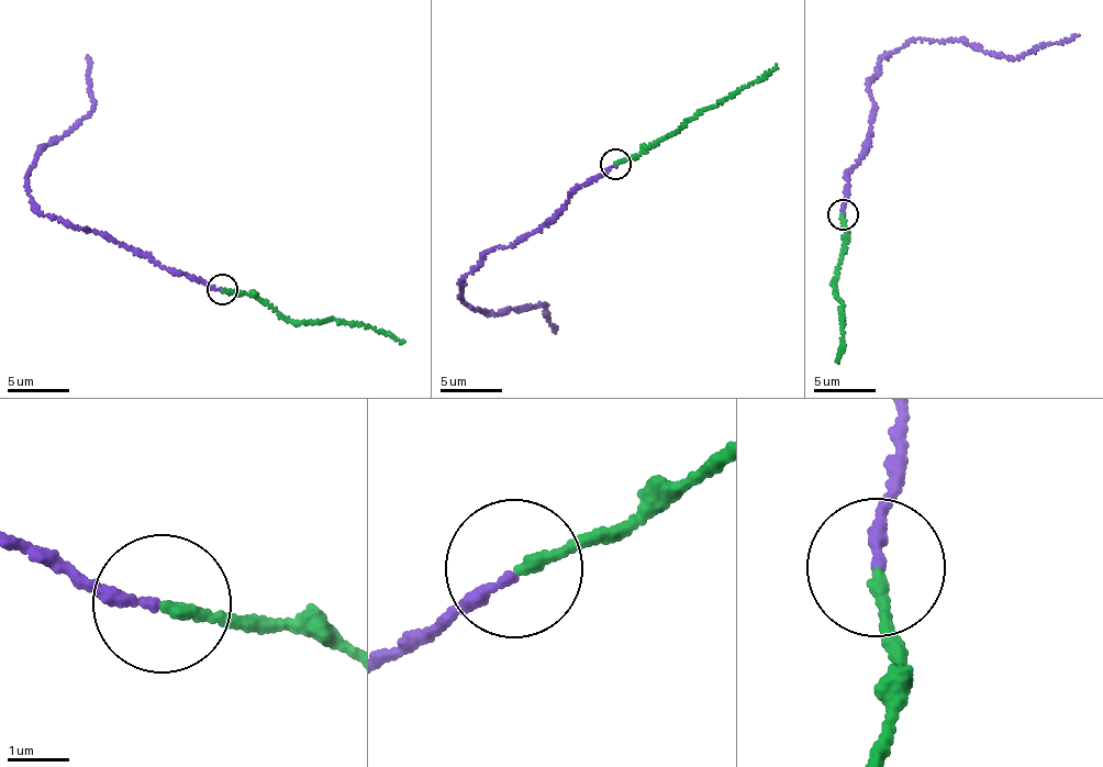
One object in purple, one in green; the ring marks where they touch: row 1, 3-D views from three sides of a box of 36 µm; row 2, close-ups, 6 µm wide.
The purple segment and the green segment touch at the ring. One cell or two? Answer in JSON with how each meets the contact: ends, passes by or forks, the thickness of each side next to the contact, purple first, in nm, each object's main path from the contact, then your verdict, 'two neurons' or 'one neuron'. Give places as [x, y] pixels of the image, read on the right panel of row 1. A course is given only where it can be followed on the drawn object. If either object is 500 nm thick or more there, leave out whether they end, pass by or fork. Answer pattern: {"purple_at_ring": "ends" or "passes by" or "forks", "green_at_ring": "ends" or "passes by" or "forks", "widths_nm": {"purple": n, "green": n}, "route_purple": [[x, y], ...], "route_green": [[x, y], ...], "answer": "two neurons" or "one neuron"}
{"purple_at_ring": "ends", "green_at_ring": "ends", "widths_nm": {"purple": 190, "green": 180}, "route_purple": [[842, 213], [848, 173], [864, 149], [870, 84], [881, 57], [917, 39], [953, 40], [1009, 59], [1079, 35]], "route_green": [[842, 213], [846, 240], [837, 280], [845, 318], [836, 362]], "answer": "one neuron"}

